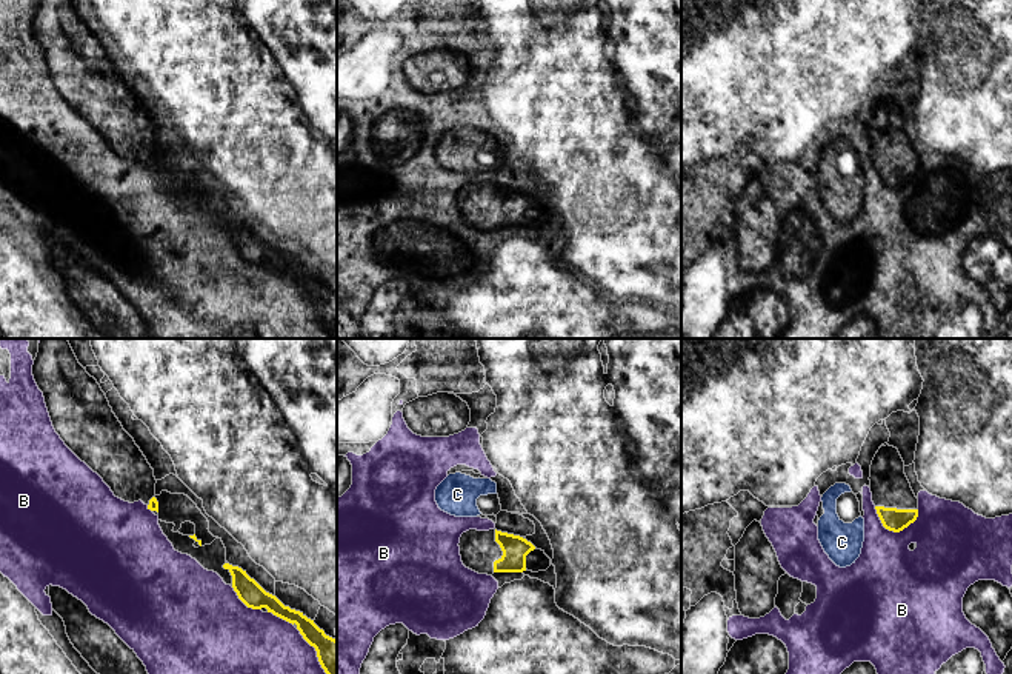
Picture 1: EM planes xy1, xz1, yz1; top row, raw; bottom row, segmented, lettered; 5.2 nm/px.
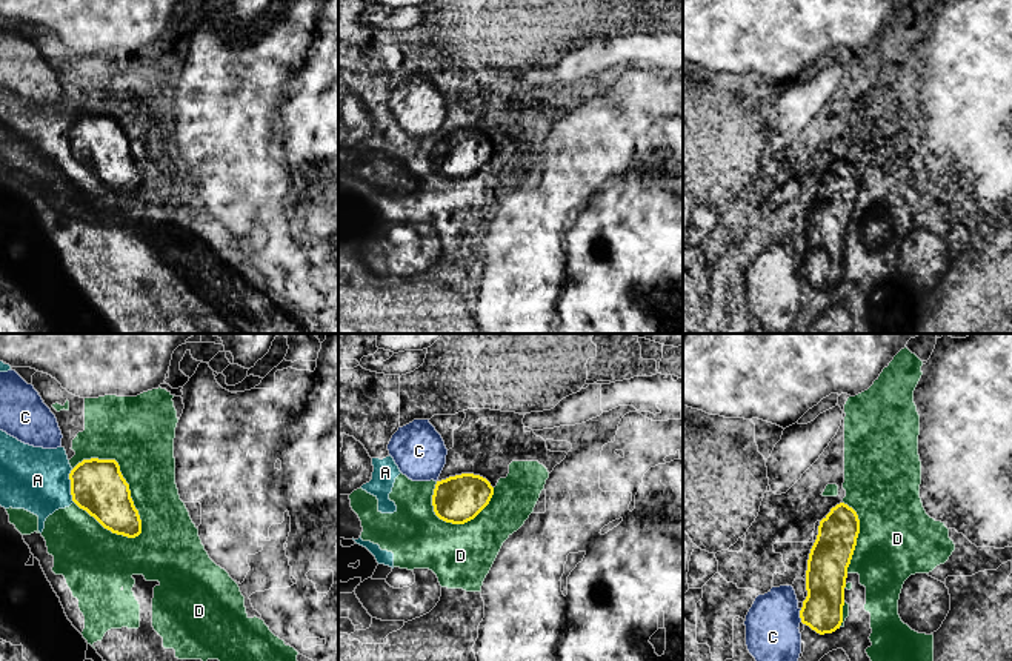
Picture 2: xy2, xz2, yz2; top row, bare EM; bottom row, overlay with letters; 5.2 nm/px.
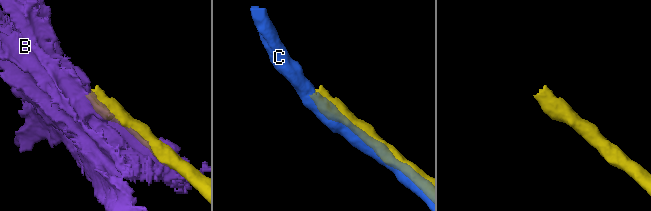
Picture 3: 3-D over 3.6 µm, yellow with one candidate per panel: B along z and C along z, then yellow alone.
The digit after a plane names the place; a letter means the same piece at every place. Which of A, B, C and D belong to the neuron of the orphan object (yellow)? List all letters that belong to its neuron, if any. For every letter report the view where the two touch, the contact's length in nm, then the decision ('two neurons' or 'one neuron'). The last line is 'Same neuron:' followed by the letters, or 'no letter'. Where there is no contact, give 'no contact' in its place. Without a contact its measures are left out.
A: contact in xy2; length 180 nm; two neurons
B: contact in yz1; length 240 nm; two neurons
C: contact in yz2; length 70 nm; two neurons
D: contact in xy2; length 500 nm; two neurons
Same neuron: no letter

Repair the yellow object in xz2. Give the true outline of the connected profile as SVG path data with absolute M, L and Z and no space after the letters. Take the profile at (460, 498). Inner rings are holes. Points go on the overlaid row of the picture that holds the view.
M461 473L437 481L432 506L435 515L452 524L474 520L491 501L494 487L474 473Z

